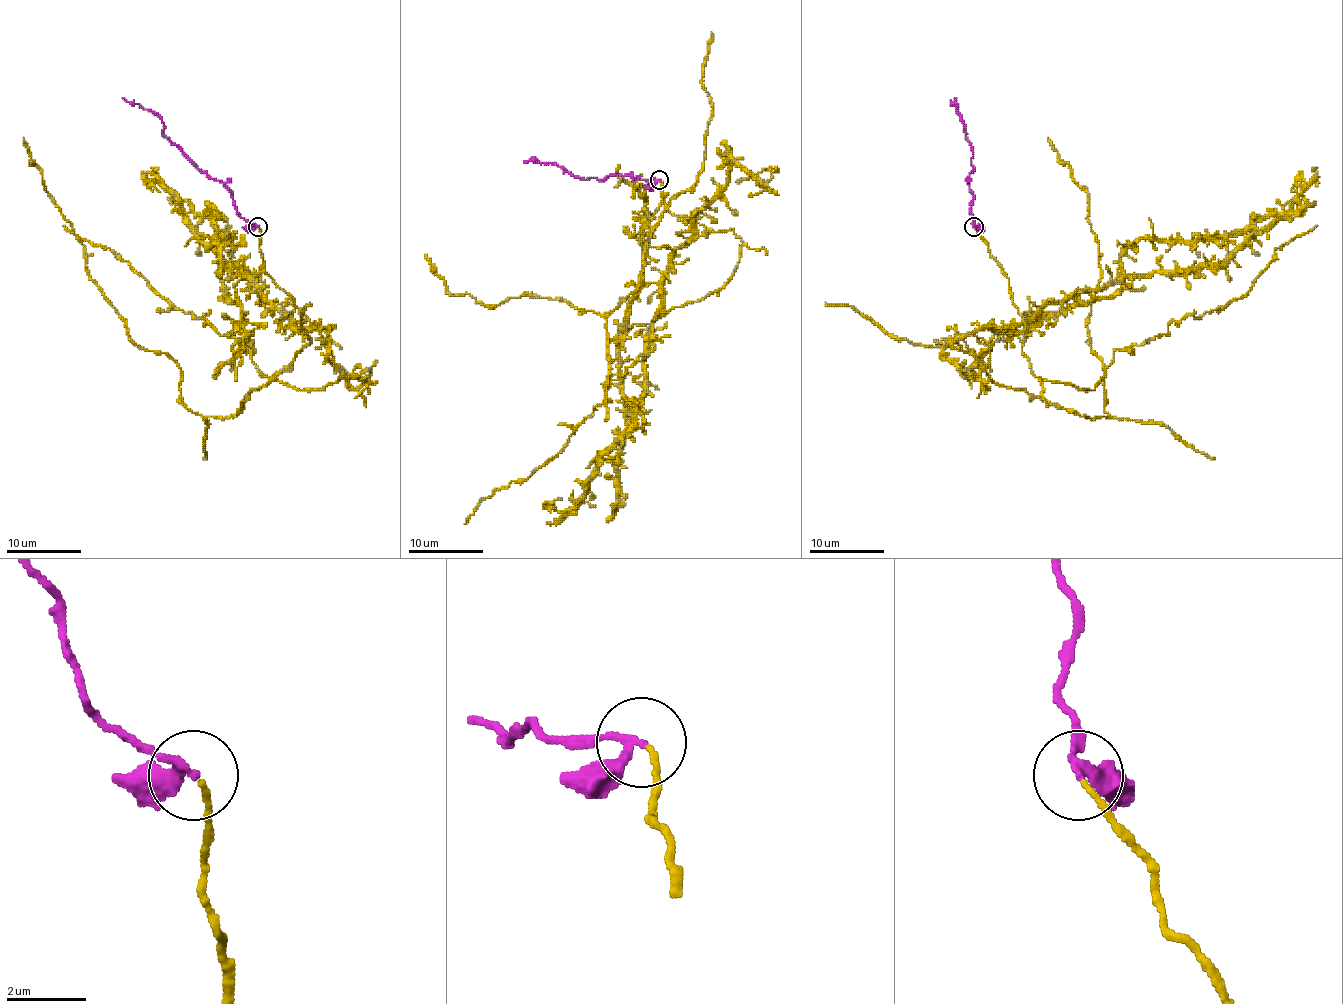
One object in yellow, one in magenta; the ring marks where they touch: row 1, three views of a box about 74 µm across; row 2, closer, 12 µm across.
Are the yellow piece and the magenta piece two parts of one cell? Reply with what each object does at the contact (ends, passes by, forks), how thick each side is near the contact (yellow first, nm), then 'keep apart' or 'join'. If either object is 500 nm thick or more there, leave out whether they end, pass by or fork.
yellow ends | magenta passes by | 120/240 nm | join

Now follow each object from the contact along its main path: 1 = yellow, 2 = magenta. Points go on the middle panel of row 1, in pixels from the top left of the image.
1: (660, 181), (700, 235), (694, 217), (730, 168), (705, 148), (612, 310), (453, 295), (425, 254)
2: (659, 179), (634, 179), (619, 174), (610, 174), (602, 179), (580, 179), (552, 163), (524, 163)

